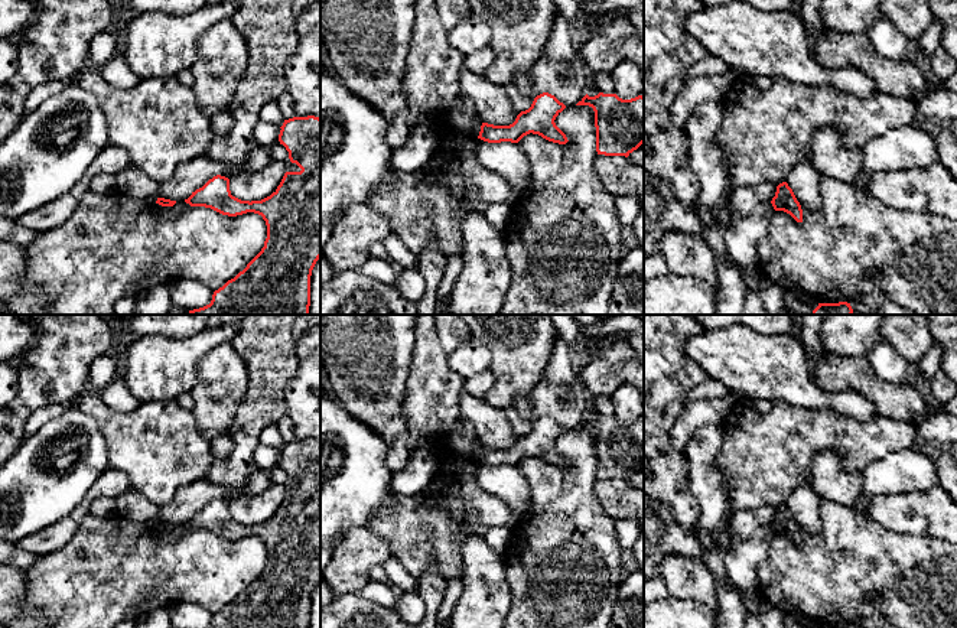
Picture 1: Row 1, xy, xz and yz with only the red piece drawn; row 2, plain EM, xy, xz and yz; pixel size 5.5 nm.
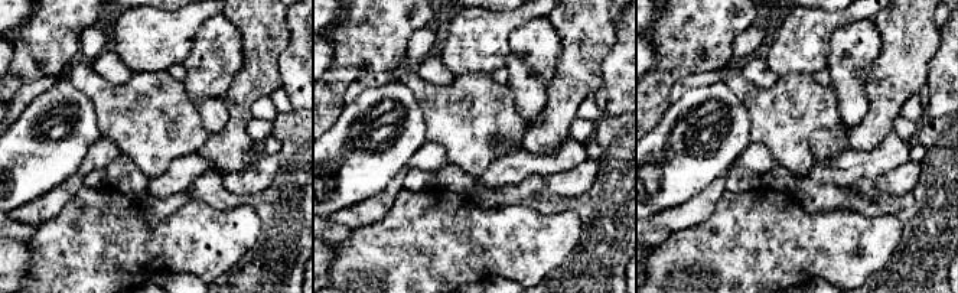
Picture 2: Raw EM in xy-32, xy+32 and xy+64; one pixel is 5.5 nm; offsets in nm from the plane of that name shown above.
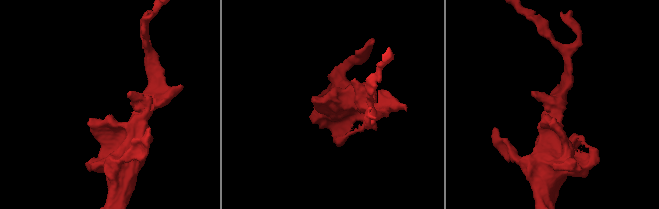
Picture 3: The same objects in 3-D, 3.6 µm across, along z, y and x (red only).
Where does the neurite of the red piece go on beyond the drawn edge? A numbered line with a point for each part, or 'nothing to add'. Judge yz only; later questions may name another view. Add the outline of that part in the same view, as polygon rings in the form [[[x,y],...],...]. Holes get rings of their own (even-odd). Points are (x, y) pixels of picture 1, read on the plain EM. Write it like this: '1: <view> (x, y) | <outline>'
nothing to add

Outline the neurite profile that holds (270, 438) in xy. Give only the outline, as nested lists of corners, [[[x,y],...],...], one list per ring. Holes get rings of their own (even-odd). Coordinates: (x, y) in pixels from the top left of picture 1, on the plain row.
[[[271,424],[267,429],[264,429],[264,432],[260,436],[260,445],[267,446],[267,448],[274,448],[277,450],[283,449],[284,440],[276,424]]]

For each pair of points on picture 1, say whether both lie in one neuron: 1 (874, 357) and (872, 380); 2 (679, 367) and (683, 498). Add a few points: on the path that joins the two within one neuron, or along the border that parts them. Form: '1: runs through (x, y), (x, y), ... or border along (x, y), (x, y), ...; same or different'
1: border along (862, 357), (881, 377), (889, 381), (904, 381); different
2: runs through (660, 400), (660, 445), (669, 454), (669, 467); same

